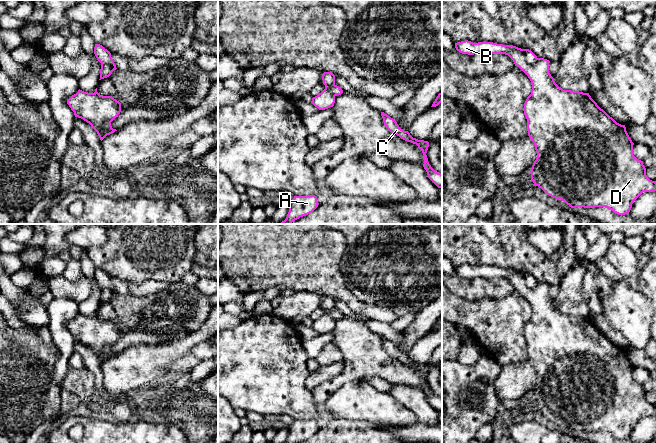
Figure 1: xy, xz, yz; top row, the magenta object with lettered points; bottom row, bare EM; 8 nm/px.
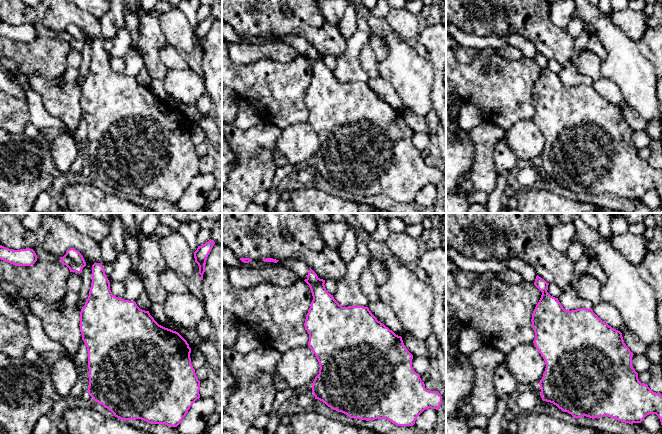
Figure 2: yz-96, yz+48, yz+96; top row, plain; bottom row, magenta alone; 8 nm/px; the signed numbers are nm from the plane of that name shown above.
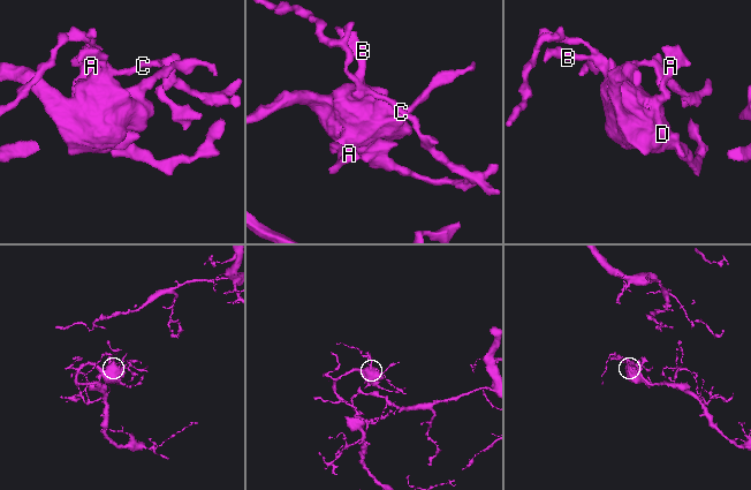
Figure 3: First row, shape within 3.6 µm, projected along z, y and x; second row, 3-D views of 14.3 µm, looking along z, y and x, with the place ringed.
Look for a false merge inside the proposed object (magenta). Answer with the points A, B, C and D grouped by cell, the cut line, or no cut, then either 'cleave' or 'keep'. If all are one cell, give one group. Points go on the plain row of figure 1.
A B D / C | yz (522, 273), (525, 284), (532, 289) | cleave

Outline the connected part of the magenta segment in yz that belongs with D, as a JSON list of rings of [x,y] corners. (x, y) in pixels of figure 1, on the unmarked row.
[[[465,264],[455,267],[455,272],[468,279],[508,279],[530,303],[531,318],[523,332],[528,360],[537,376],[530,398],[534,409],[547,419],[561,423],[571,432],[606,431],[618,439],[625,439],[643,416],[656,415],[656,405],[647,401],[643,385],[633,379],[634,367],[625,349],[610,341],[589,317],[559,311],[549,297],[549,284],[538,282],[530,289],[523,273],[493,266]]]

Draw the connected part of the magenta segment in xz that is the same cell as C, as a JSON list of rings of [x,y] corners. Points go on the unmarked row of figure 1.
[[[381,336],[381,340],[383,342],[383,346],[385,351],[391,356],[396,358],[397,360],[399,360],[401,363],[411,366],[413,368],[416,368],[418,370],[419,373],[422,374],[423,377],[423,384],[424,384],[424,388],[423,391],[427,396],[428,402],[438,411],[438,412],[442,412],[442,397],[436,396],[431,389],[428,386],[428,382],[427,382],[427,374],[429,371],[429,366],[428,365],[424,365],[424,364],[418,364],[416,362],[413,362],[410,357],[408,355],[404,355],[403,353],[401,353],[399,351],[399,349],[397,348],[397,346],[391,342],[390,340],[388,340],[387,338],[385,338],[384,336]]]

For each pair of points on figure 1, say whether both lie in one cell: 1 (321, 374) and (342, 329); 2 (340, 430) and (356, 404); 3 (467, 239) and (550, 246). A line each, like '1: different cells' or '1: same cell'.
1: different cells
2: different cells
3: different cells

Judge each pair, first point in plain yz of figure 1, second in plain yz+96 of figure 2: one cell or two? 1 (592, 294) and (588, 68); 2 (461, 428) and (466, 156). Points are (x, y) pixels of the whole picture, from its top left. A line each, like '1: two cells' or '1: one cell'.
1: one cell
2: two cells

